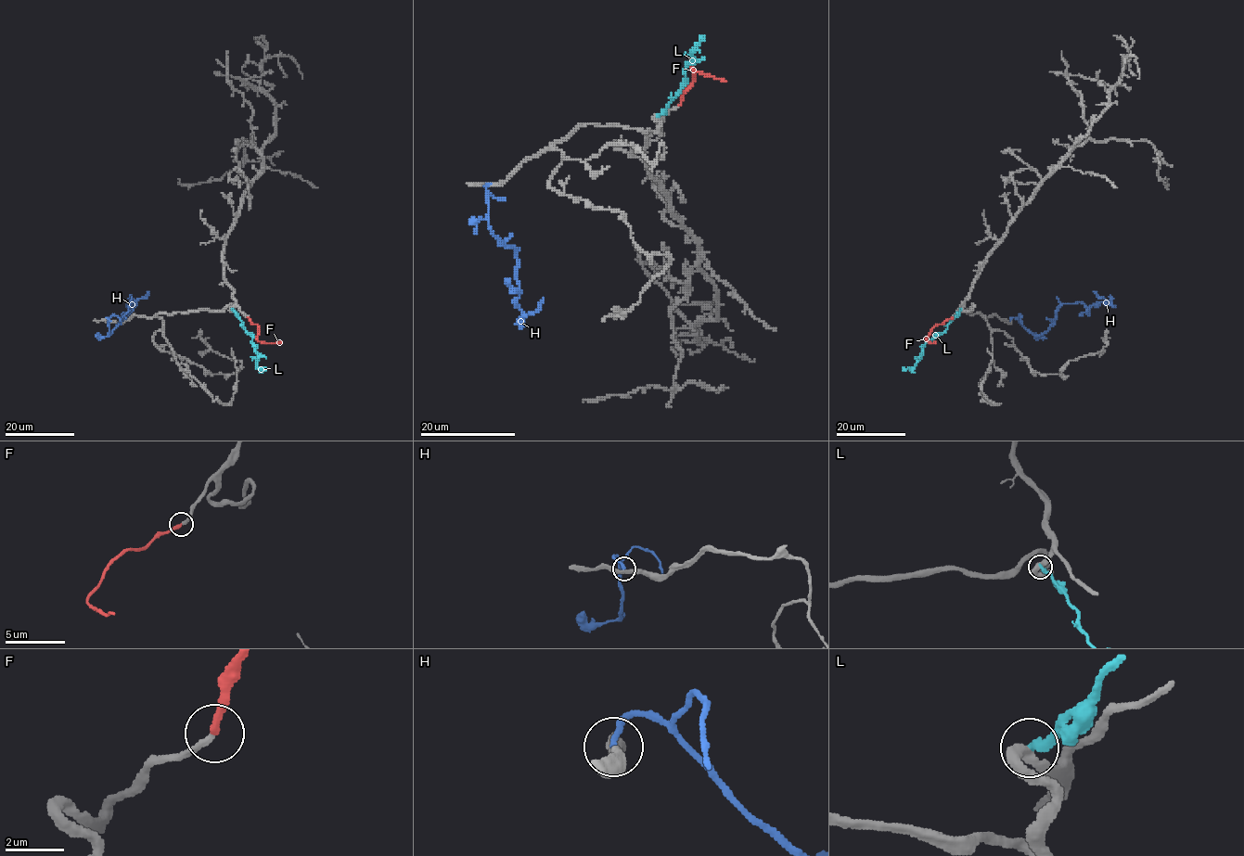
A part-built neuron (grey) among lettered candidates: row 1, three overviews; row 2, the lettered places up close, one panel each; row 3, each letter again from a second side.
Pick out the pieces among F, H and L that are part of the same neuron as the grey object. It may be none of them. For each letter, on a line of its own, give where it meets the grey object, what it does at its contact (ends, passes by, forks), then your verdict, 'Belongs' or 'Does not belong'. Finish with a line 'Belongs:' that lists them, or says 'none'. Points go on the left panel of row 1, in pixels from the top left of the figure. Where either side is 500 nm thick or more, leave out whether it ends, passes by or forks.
F: Touches grey at (248, 317). It ends there. Belongs
H: Touches grey at (109, 321). It ends there. Does not belong
L: Touches grey at (231, 309). It ends there. Does not belong
Belongs: F

